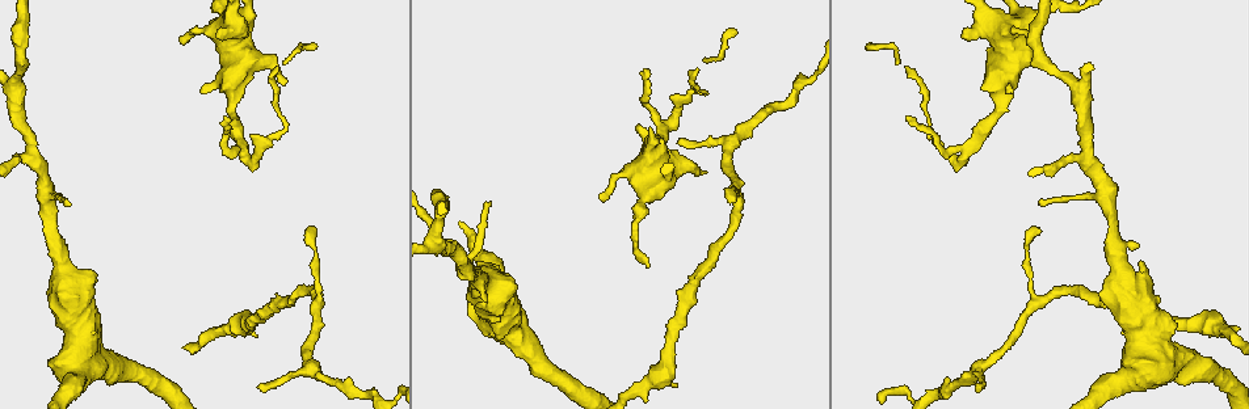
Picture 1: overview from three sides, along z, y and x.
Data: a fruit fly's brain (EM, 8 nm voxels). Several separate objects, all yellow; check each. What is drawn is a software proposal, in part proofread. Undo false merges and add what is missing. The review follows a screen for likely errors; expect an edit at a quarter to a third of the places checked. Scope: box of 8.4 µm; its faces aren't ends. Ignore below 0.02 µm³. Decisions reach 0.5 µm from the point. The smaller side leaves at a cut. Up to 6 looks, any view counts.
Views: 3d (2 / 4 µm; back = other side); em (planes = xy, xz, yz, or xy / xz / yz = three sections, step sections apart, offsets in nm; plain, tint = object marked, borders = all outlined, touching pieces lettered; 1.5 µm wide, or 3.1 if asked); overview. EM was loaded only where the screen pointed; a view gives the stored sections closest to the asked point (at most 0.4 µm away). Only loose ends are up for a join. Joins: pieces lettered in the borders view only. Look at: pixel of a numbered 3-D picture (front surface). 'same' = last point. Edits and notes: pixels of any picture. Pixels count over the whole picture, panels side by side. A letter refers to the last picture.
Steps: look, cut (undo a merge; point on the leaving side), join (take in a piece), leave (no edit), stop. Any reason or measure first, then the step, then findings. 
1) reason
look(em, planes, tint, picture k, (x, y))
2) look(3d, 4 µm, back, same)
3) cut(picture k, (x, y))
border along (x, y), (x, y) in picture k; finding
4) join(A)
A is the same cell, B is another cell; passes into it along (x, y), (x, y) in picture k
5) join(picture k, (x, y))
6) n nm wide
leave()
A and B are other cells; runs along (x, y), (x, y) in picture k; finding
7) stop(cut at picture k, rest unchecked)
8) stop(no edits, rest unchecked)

a fork
look(em, xy, step 8, tint, picture 1, (319, 303))

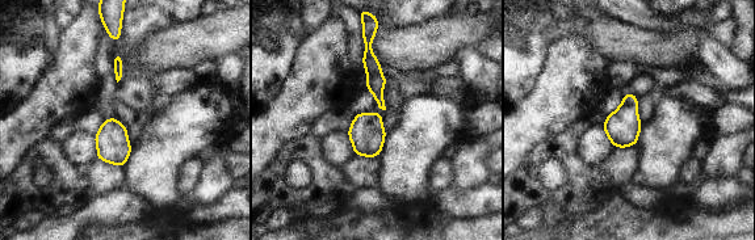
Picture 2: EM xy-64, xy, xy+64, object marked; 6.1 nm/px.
another direction
look(em, planes, borders, same)

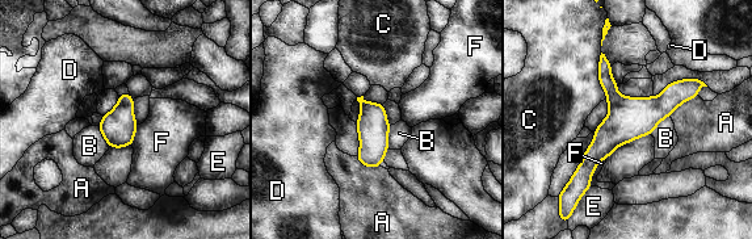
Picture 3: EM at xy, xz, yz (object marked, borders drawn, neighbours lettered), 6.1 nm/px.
leave()
A, B, C, D, E and F are other cells; border along (605, 158), (597, 164), (589, 185) in picture 3; continuous, no second neuron

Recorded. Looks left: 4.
thin end
look(3d, 2 µm, picture 1, (1039, 202))

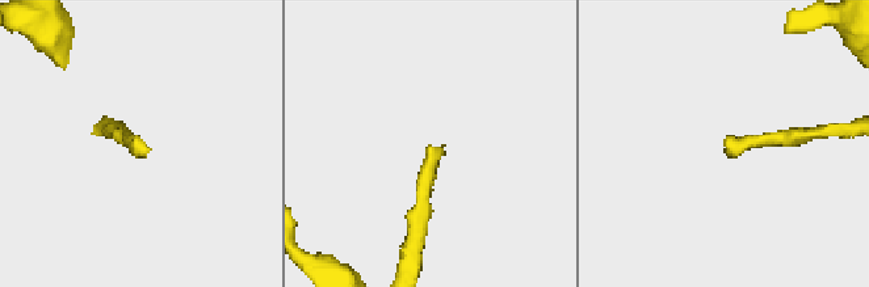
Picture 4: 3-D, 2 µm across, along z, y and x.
now the EM
look(em, xz, step 8, plain, picture 4, (728, 138))

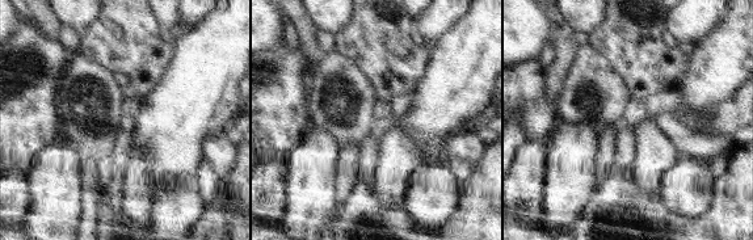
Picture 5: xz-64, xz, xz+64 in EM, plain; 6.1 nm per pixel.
what lies round it
look(em, xz, step 8, borders, same)

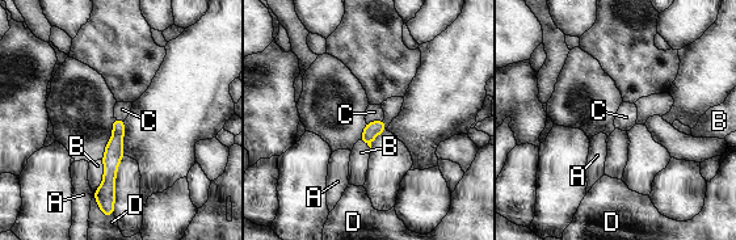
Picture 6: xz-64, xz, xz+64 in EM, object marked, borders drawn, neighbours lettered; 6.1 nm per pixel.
100 nm wide
leave()
A, B, C and D are other cells; border along (383, 117), (366, 123) in picture 6; no lettered piece goes on from it

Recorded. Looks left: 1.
stop(no edits, rest unchecked)

